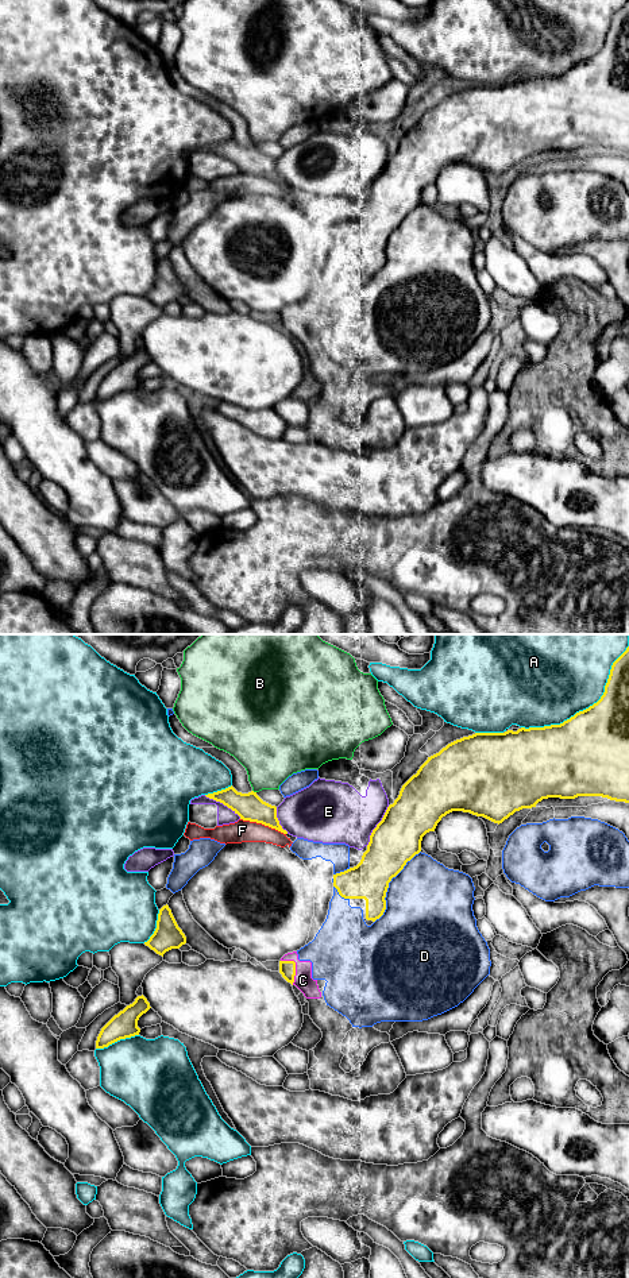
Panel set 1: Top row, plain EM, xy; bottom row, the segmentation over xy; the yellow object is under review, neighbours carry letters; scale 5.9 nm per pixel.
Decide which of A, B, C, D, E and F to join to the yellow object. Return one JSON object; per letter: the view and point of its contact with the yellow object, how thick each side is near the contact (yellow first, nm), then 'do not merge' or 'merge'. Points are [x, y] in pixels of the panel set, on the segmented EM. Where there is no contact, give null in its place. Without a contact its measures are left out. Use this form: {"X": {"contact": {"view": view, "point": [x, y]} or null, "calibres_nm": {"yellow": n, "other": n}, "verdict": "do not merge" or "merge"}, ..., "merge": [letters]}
{"A": {"contact": {"view": "xy", "point": [586, 709]}, "calibres_nm": {"yellow": 460, "other": 500}, "verdict": "do not merge"}, "B": {"contact": {"view": "xy", "point": [253, 791]}, "calibres_nm": {"yellow": 160, "other": 360}, "verdict": "do not merge"}, "C": {"contact": {"view": "xy", "point": [294, 966]}, "calibres_nm": {"yellow": 100, "other": 110}, "verdict": "merge"}, "D": {"contact": {"view": "xy", "point": [388, 885]}, "calibres_nm": {"yellow": 280, "other": 480}, "verdict": "do not merge"}, "E": {"contact": {"view": "xy", "point": [377, 826]}, "calibres_nm": {"yellow": 280, "other": 360}, "verdict": "do not merge"}, "F": {"contact": {"view": "xy", "point": [263, 823]}, "calibres_nm": {"yellow": 160, "other": 130}, "verdict": "do not merge"}, "merge": ["C"]}

